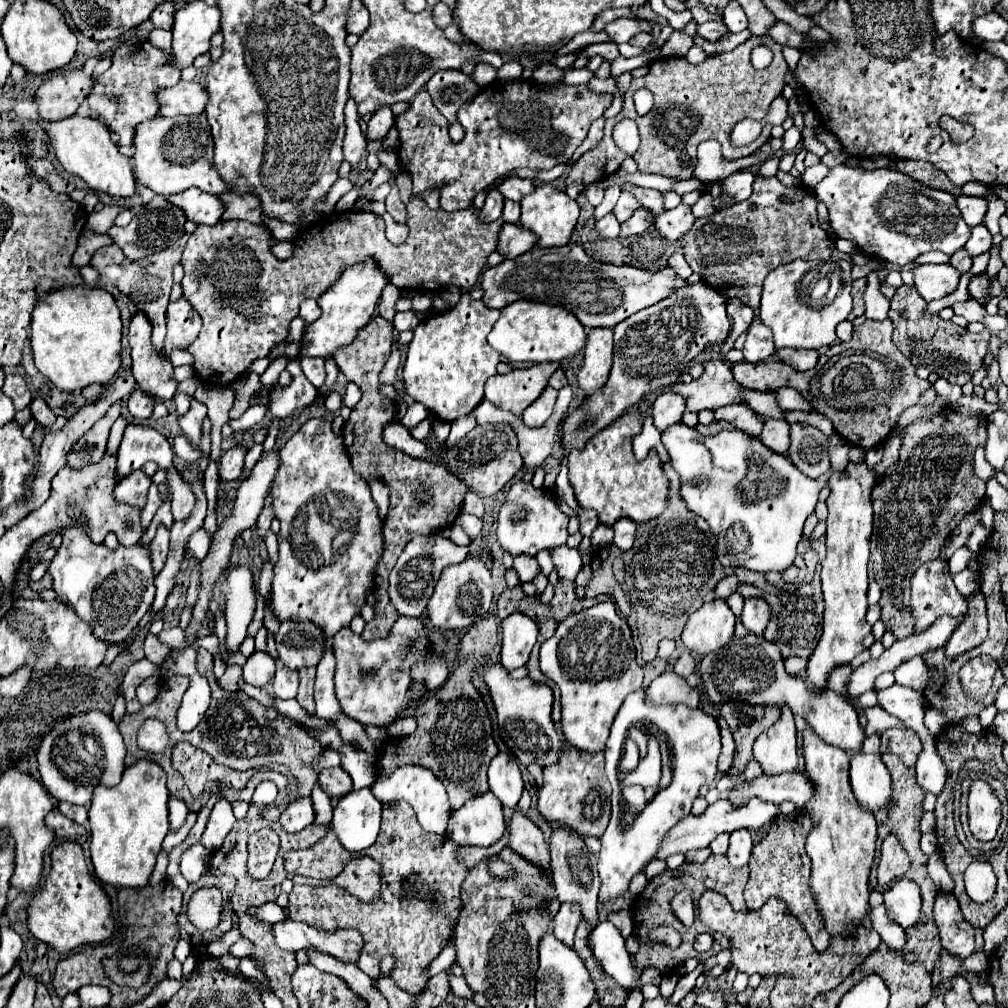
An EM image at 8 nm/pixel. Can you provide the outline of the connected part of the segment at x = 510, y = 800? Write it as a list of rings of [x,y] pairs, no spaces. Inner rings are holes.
[[[499,753],[491,759],[489,769],[489,791],[503,803],[503,807],[513,809],[523,791],[523,777],[519,765],[505,753]]]

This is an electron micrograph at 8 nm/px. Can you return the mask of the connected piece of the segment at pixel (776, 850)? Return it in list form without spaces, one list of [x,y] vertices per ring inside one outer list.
[[[795,811],[793,815],[779,815],[773,819],[767,835],[753,847],[751,859],[749,859],[749,881],[745,885],[745,901],[749,909],[761,907],[767,899],[779,897],[791,915],[795,915],[807,935],[811,937],[813,945],[823,951],[829,945],[829,933],[825,931],[819,911],[813,903],[813,897],[809,895],[809,871],[811,871],[811,859],[805,853],[805,839],[813,829],[811,815],[807,811]]]

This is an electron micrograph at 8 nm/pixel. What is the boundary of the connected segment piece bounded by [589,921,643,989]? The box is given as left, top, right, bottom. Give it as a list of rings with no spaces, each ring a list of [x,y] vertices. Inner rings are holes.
[[[601,921],[589,935],[593,955],[603,965],[603,971],[613,977],[625,989],[641,989],[641,973],[633,963],[633,957],[625,949],[625,939],[617,927],[609,921]]]

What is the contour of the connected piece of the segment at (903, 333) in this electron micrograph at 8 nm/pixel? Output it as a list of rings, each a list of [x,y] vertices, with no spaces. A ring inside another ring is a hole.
[[[901,285],[895,289],[891,297],[889,319],[895,325],[893,343],[895,347],[911,359],[913,365],[925,365],[929,371],[937,371],[949,383],[965,385],[971,381],[973,373],[983,365],[989,347],[989,331],[983,329],[981,333],[971,333],[951,321],[943,321],[937,315],[923,315],[925,299],[917,293],[915,285]]]

